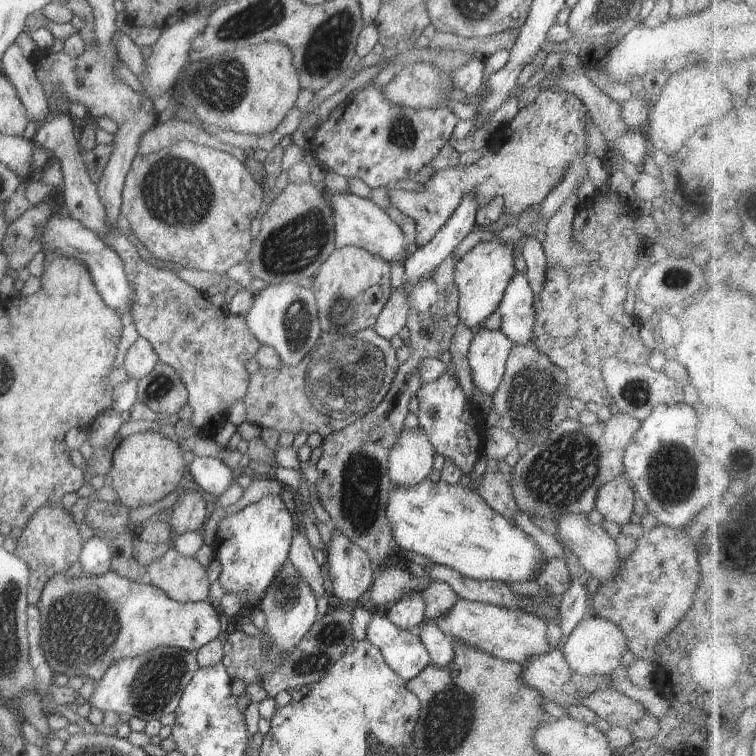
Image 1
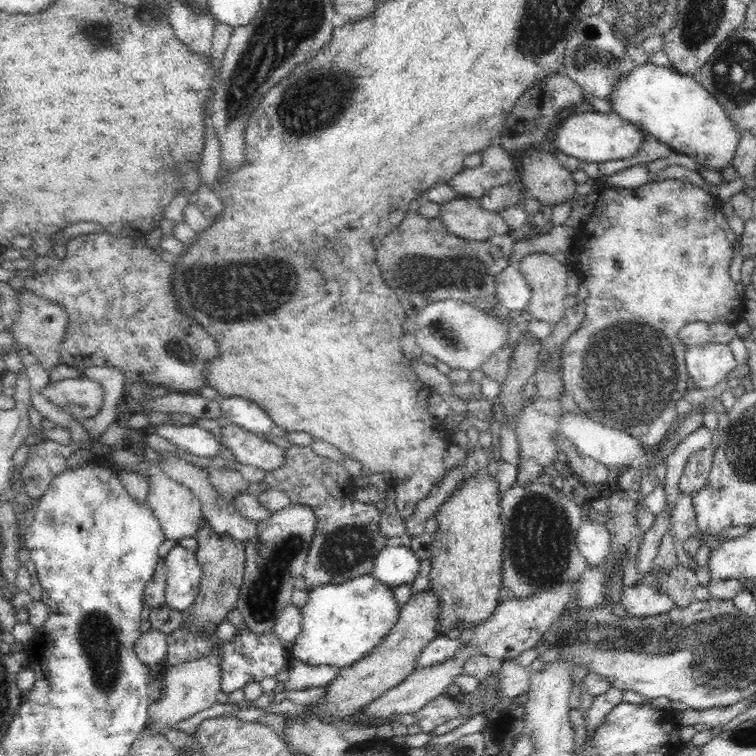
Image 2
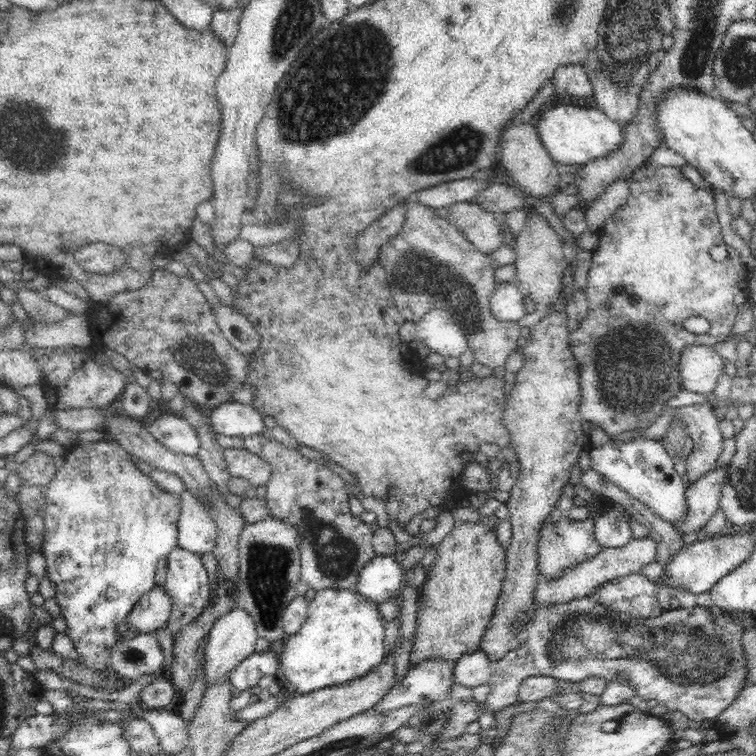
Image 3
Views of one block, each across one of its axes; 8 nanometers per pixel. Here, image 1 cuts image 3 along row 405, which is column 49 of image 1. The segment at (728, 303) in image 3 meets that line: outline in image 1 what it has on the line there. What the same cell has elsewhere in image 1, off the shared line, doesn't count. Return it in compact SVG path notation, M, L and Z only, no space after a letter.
M112 570L104 575L82 574L78 577L56 574L44 586L36 606L41 615L41 648L50 669L69 678L81 676L94 682L100 681L112 664L143 656L157 647L197 652L217 638L221 627L220 609L213 601L180 603L153 585L127 580Z

